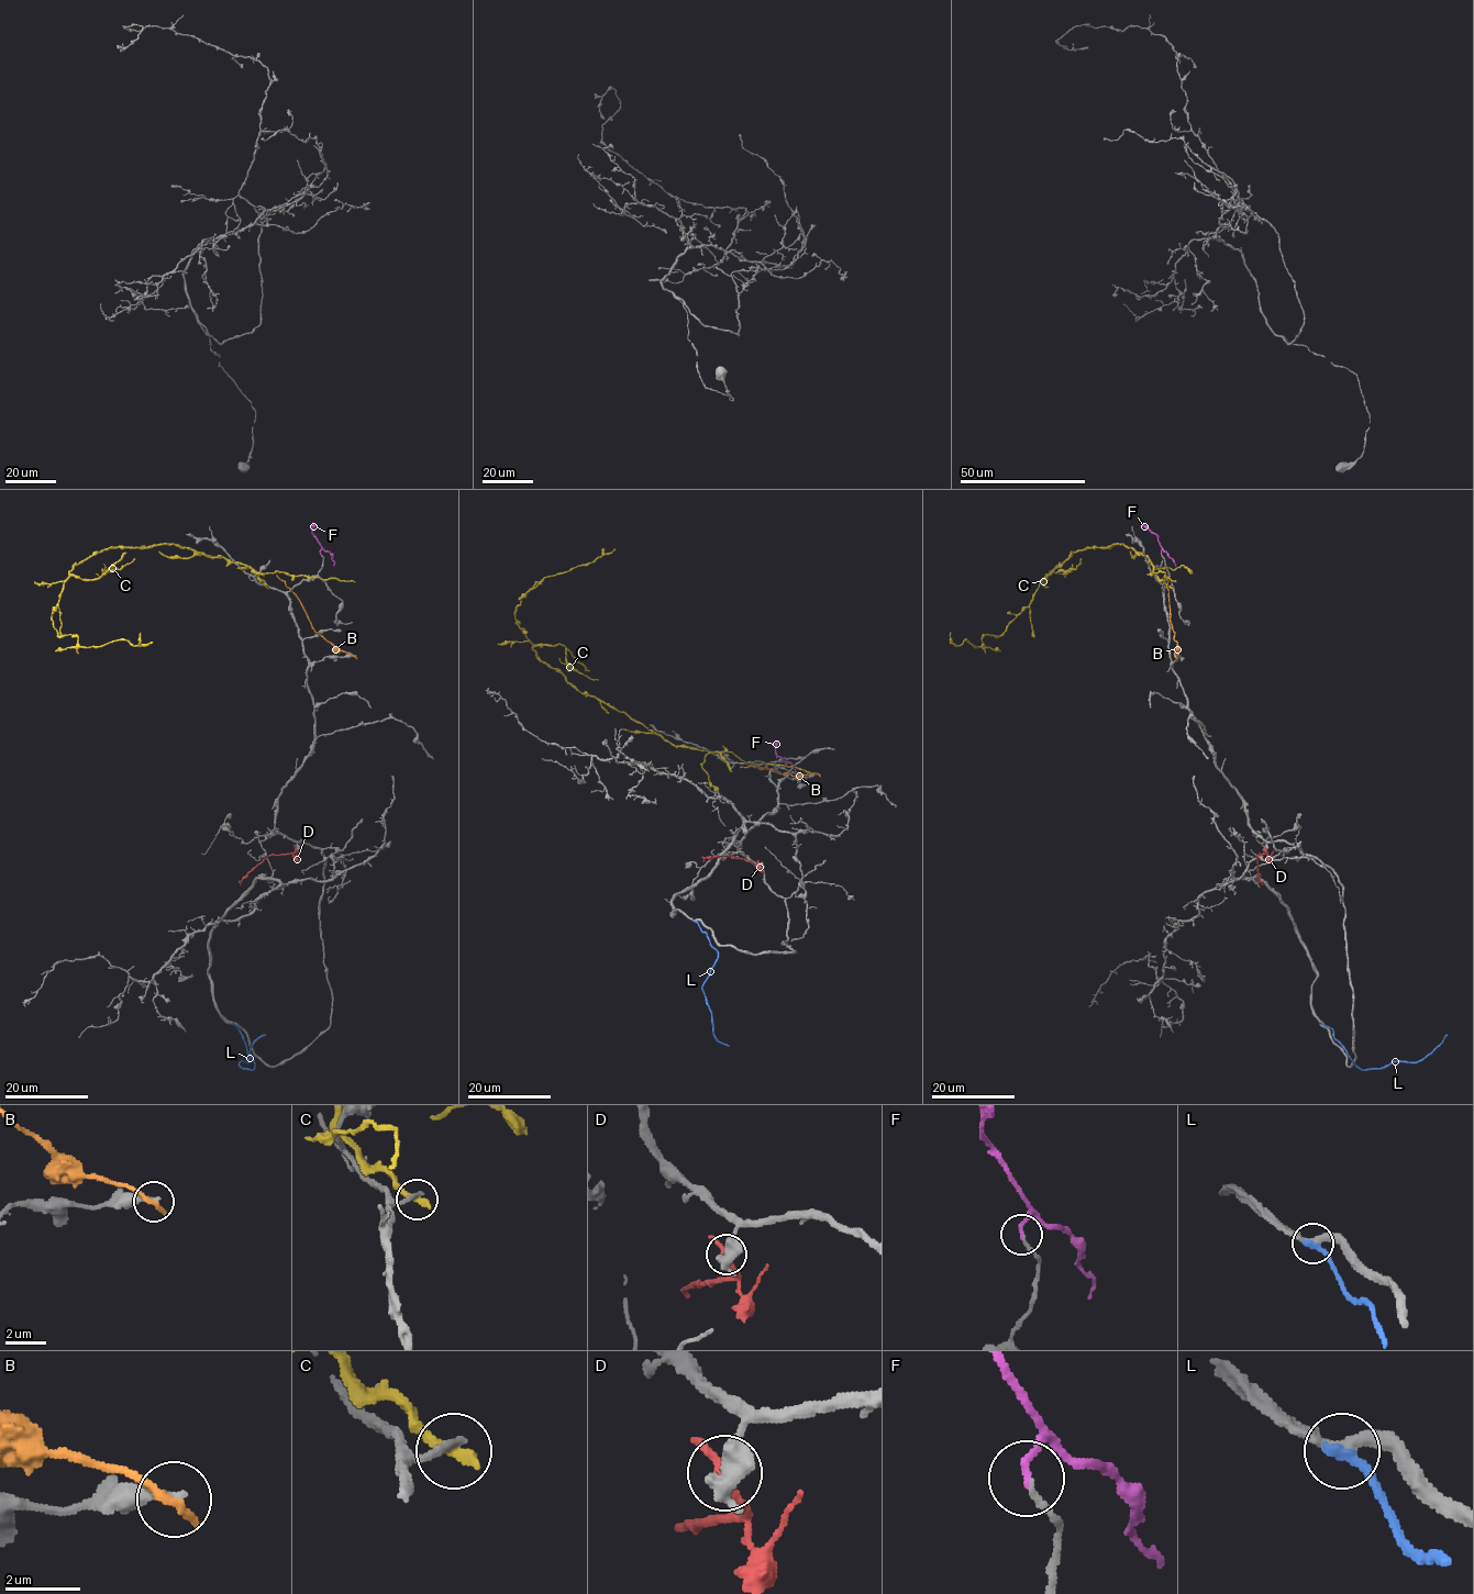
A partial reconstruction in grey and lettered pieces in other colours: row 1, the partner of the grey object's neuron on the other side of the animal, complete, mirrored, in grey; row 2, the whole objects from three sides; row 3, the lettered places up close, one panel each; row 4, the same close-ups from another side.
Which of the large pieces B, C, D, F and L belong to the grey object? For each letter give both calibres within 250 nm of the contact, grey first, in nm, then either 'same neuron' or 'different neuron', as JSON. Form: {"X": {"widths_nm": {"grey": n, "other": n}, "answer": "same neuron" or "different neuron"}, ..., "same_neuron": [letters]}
{"B": {"widths_nm": {"grey": 220, "other": 280}, "answer": "different neuron"}, "C": {"widths_nm": {"grey": 220, "other": 420}, "answer": "different neuron"}, "D": {"widths_nm": {"grey": 440, "other": 420}, "answer": "different neuron"}, "F": {"widths_nm": {"grey": 150, "other": 190}, "answer": "same neuron"}, "L": {"widths_nm": {"grey": 360, "other": 320}, "answer": "same neuron"}, "same_neuron": ["F", "L"]}

